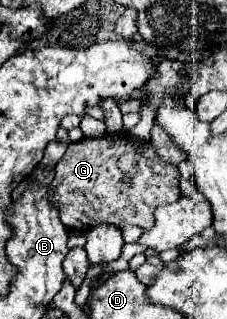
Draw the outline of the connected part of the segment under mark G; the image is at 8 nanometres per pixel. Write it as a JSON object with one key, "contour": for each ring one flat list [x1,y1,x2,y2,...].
{"contour":[[107,132,99,138,81,138,79,142,69,142,65,156,55,166,53,202,59,210,61,222,75,232,87,232,99,224,113,224,119,228,139,226,143,230,149,230,155,222,155,208,179,198,179,178,179,168,165,162,151,142,139,142,129,132,121,136,113,136]]}

